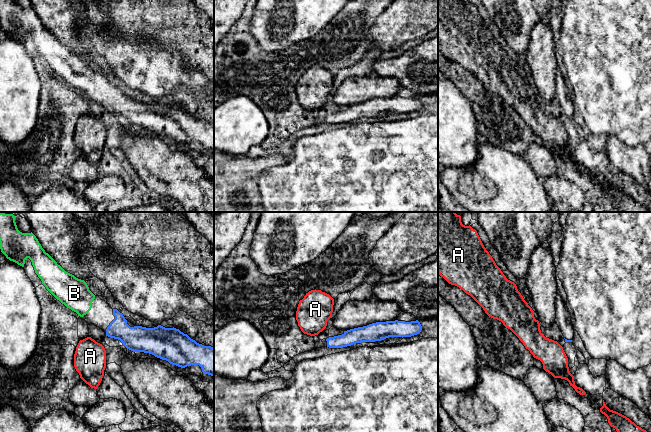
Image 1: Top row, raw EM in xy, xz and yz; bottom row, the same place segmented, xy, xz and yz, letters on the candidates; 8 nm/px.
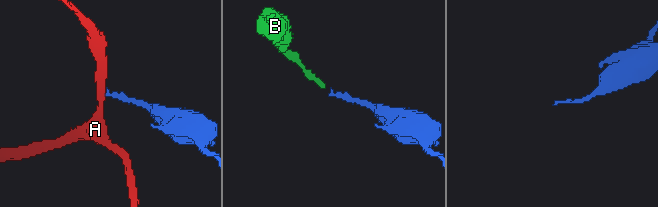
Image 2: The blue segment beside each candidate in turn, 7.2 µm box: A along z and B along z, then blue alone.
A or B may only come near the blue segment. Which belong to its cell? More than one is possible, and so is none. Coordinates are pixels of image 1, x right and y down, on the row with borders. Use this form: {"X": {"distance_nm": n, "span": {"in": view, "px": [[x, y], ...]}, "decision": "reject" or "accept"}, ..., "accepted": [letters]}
{"A": {"distance_nm": 70, "span": {"in": "xz", "px": [[327, 338], [321, 331]]}, "decision": "reject"}, "B": {"distance_nm": 180, "span": {"in": "xy", "px": [[113, 309], [93, 300]]}, "decision": "accept"}, "accepted": ["B"]}

